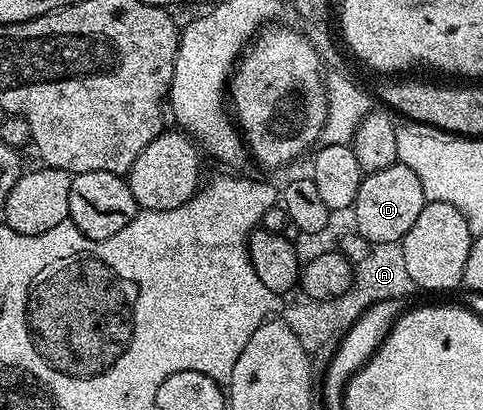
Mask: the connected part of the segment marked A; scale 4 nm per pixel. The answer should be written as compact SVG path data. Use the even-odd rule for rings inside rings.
M383 243L374 245L367 259L355 265L353 271L353 286L343 295L335 299L320 301L311 299L305 293L297 291L286 300L283 305L283 319L299 343L303 343L303 351L307 351L310 360L318 360L321 349L327 345L332 346L350 330L355 322L359 320L375 303L384 301L401 301L408 298L409 275L407 263L403 259L403 251L398 243Z

